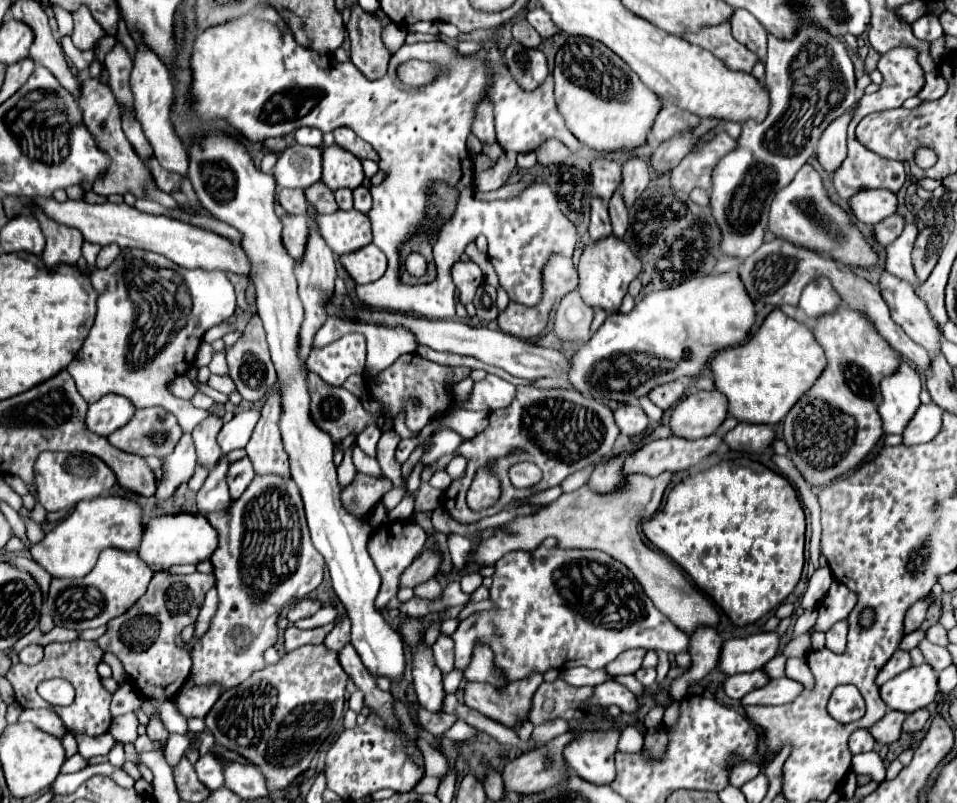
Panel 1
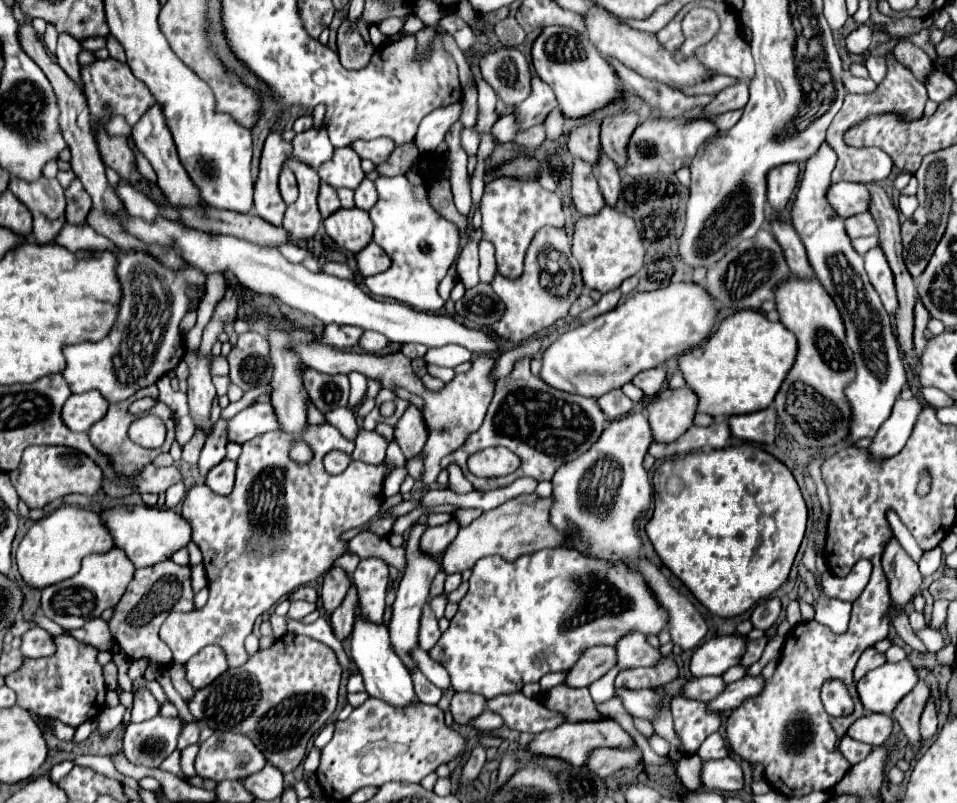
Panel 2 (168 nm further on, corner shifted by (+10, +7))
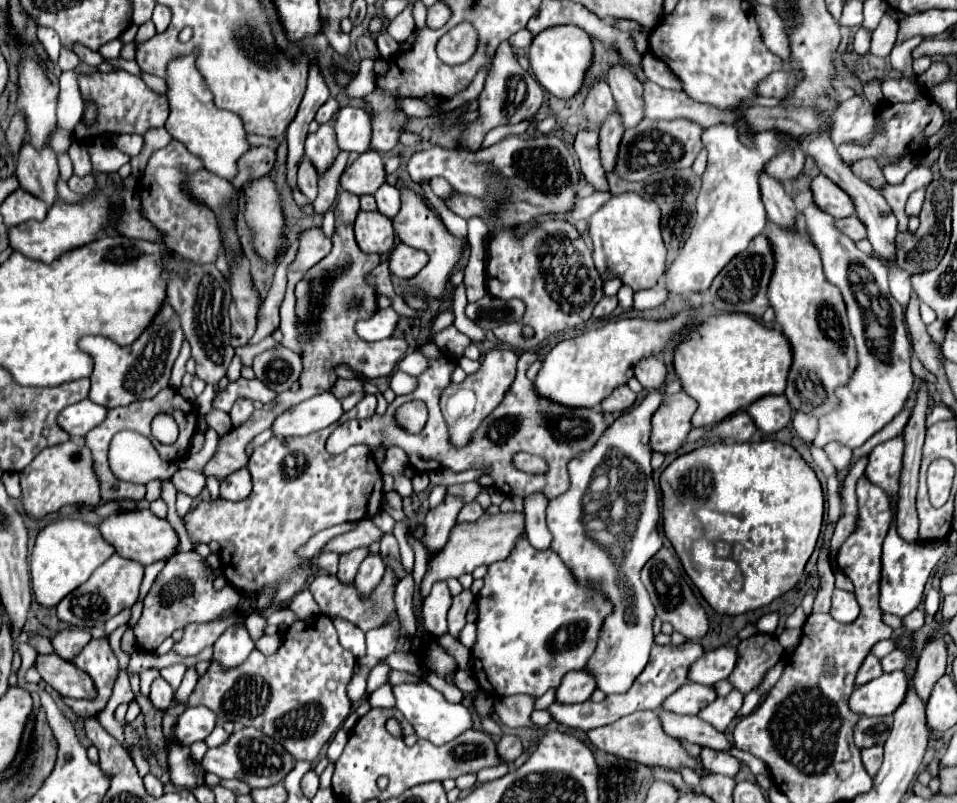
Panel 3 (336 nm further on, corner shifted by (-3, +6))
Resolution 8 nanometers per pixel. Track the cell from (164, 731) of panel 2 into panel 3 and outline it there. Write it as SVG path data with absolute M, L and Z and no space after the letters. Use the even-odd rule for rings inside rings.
M188 707L186 713L178 717L174 737L182 745L192 745L194 741L206 739L214 731L216 721L218 717L212 711L204 707Z

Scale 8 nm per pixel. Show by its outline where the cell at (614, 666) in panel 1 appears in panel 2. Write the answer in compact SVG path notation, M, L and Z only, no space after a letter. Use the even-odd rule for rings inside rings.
M595 646L589 648L579 662L569 670L567 684L573 688L589 686L591 682L599 680L599 676L605 676L615 666L615 648L613 646Z

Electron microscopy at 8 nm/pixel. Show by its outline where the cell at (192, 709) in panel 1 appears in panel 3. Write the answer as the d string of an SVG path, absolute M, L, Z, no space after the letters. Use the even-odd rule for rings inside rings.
M228 629L222 633L214 645L214 659L224 667L236 667L246 661L250 651L254 649L254 641L248 635L248 629Z

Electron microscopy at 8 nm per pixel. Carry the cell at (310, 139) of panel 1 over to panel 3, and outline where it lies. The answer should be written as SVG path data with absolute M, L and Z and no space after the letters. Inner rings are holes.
M328 97L328 101L318 109L318 113L316 113L316 121L318 121L318 125L322 125L322 123L326 123L334 113L336 113L336 109L338 109L338 101L334 99L334 97Z

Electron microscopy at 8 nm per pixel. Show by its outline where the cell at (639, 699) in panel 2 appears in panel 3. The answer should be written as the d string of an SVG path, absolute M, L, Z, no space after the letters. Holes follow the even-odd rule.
M660 711L660 719L664 725L664 731L672 737L680 737L688 743L696 745L706 745L716 751L730 751L732 745L726 739L724 733L716 731L712 725L702 721L696 715L674 715L674 713L664 713Z

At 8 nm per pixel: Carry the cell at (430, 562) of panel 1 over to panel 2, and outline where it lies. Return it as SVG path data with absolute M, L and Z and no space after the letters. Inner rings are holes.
M451 520L449 524L443 524L443 526L437 526L437 528L427 528L419 540L419 546L421 546L421 552L429 554L429 556L437 556L441 554L449 544L451 540L455 540L459 532L459 526L455 520Z

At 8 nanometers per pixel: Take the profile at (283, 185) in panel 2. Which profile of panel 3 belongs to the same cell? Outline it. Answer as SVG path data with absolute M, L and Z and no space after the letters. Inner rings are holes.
M302 161L302 165L298 167L298 187L310 201L314 201L318 195L316 181L318 181L318 177L316 177L316 169L312 169L312 163Z

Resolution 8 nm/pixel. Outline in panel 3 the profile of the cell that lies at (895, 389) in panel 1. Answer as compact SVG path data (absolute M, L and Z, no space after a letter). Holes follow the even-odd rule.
M814 203L806 207L802 215L806 231L820 249L826 279L836 285L844 297L850 331L858 351L858 367L848 383L836 389L838 405L832 409L832 413L820 417L820 431L814 443L824 447L830 441L838 441L850 449L856 449L862 447L874 433L884 429L902 411L908 393L914 387L916 377L910 369L912 345L904 323L904 309L890 297L886 267L878 259L862 253L854 241L844 237L834 227L834 217L820 211Z

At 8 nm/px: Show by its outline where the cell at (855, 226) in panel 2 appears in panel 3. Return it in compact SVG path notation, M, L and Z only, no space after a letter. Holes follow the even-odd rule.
M854 215L846 217L846 219L838 219L836 221L836 229L840 229L840 233L844 233L846 237L850 237L852 241L860 241L860 239L866 237L864 225Z

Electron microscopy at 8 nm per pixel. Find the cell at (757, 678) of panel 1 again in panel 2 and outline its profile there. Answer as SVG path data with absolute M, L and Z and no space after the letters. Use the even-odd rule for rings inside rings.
M709 676L709 678L693 678L683 686L683 696L685 698L695 698L703 702L715 700L723 690L727 688L725 680L721 676Z

